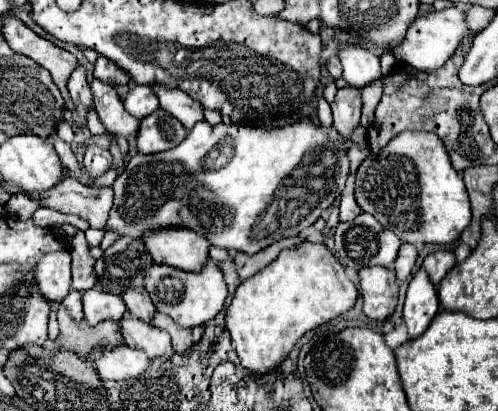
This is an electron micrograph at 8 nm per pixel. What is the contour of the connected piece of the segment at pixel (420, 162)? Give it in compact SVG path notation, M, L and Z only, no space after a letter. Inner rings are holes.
M402 131L380 153L370 153L356 171L356 201L360 209L374 215L376 221L384 225L384 229L392 229L400 241L412 245L452 245L470 225L470 201L466 187L462 177L452 169L450 157L436 133Z

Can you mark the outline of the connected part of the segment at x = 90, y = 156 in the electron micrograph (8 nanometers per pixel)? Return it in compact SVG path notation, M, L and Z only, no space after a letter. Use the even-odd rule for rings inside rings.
M90 145L86 149L86 157L84 157L84 167L92 177L100 177L104 175L112 165L112 155L106 149L100 149L96 145Z

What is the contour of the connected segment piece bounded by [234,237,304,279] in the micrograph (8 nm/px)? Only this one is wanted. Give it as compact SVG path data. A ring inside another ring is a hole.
M284 239L284 241L276 241L272 245L268 245L268 249L262 249L256 255L246 255L246 253L236 253L234 255L234 265L236 265L236 273L240 279L248 279L252 275L256 275L260 269L264 269L268 263L272 263L278 253L282 249L290 249L294 245L300 245L304 239Z

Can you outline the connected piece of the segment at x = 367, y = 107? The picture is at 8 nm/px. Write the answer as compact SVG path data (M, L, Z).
M380 79L380 81L364 87L361 91L364 107L362 107L360 124L365 128L371 127L374 123L372 121L374 120L376 105L378 105L378 101L382 97L382 87L384 85L382 85L382 79Z

